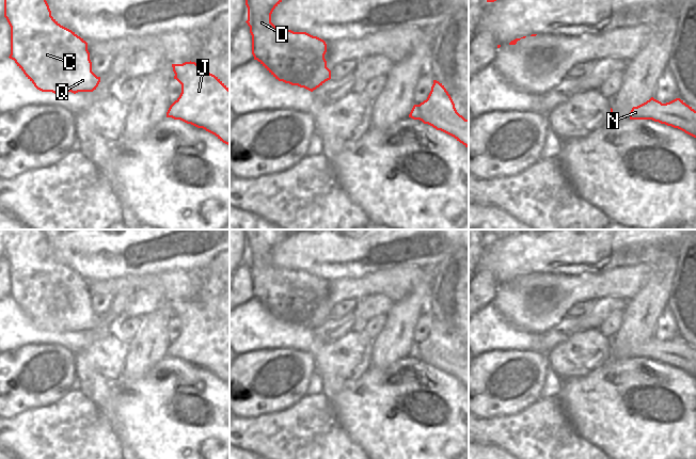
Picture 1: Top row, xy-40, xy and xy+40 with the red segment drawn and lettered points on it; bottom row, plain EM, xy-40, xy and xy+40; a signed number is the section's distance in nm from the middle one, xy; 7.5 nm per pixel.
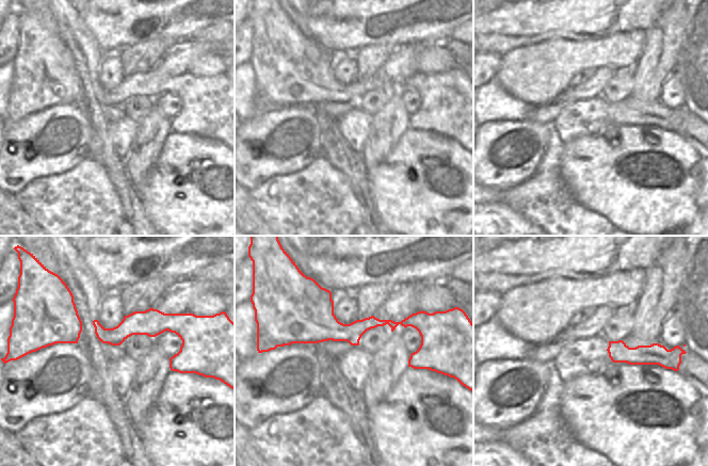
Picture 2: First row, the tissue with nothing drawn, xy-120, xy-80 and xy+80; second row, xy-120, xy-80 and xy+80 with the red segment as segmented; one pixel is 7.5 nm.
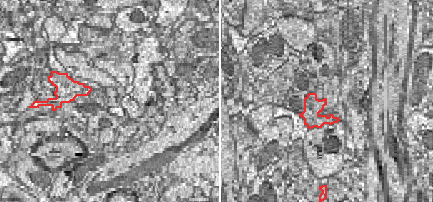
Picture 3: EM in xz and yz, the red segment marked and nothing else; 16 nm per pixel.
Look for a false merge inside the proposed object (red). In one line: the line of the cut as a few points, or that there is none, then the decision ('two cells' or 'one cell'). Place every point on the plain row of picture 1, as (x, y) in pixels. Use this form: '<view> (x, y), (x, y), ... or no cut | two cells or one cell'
xy (417, 344), (424, 358), (445, 352), (463, 358) | two cells

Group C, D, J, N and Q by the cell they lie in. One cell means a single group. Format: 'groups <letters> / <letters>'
groups C D J Q / N

